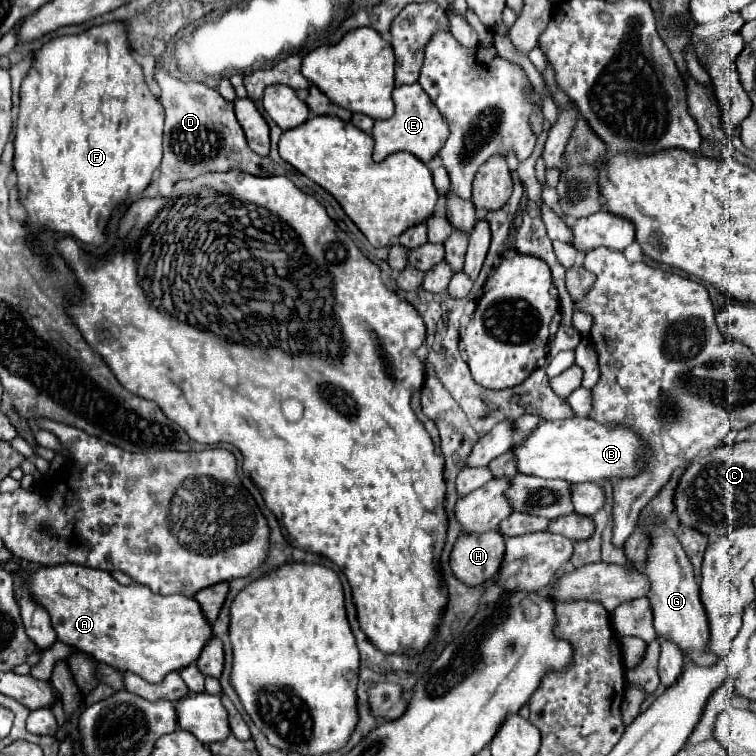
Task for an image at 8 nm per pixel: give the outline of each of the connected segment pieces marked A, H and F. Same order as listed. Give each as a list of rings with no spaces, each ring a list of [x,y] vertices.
[[[81,564],[47,566],[35,572],[29,570],[29,576],[29,590],[33,592],[37,602],[41,602],[41,606],[45,606],[45,610],[49,612],[51,624],[57,632],[57,640],[93,656],[99,662],[109,664],[115,670],[135,672],[147,682],[159,684],[167,674],[179,672],[189,664],[197,662],[203,648],[213,638],[211,624],[203,616],[203,610],[195,598],[187,598],[183,594],[159,596],[153,594],[147,586],[135,582],[123,586],[117,580],[113,580],[109,572],[93,570]]]
[[[501,532],[461,534],[451,552],[451,570],[467,586],[479,586],[499,574],[503,556],[505,536]]]
[[[101,24],[75,36],[55,38],[37,52],[21,84],[21,104],[15,130],[13,172],[17,174],[19,202],[27,212],[25,226],[33,238],[39,228],[101,246],[107,240],[107,222],[113,208],[139,196],[161,164],[163,106],[149,92],[141,66],[133,60],[123,26]]]

